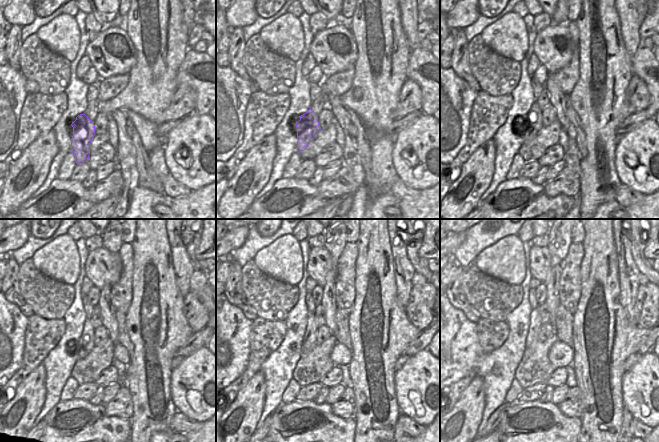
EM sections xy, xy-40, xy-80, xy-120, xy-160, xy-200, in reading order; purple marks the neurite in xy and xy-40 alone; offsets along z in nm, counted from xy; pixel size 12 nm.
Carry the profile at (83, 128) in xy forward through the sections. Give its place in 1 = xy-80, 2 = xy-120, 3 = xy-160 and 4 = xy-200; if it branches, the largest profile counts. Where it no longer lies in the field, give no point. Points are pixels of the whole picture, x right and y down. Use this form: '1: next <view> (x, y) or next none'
1: next xy-80 (534, 124)
2: next xy-120 (86, 342)
3: next xy-160 (309, 342)
4: next xy-200 (535, 318)

